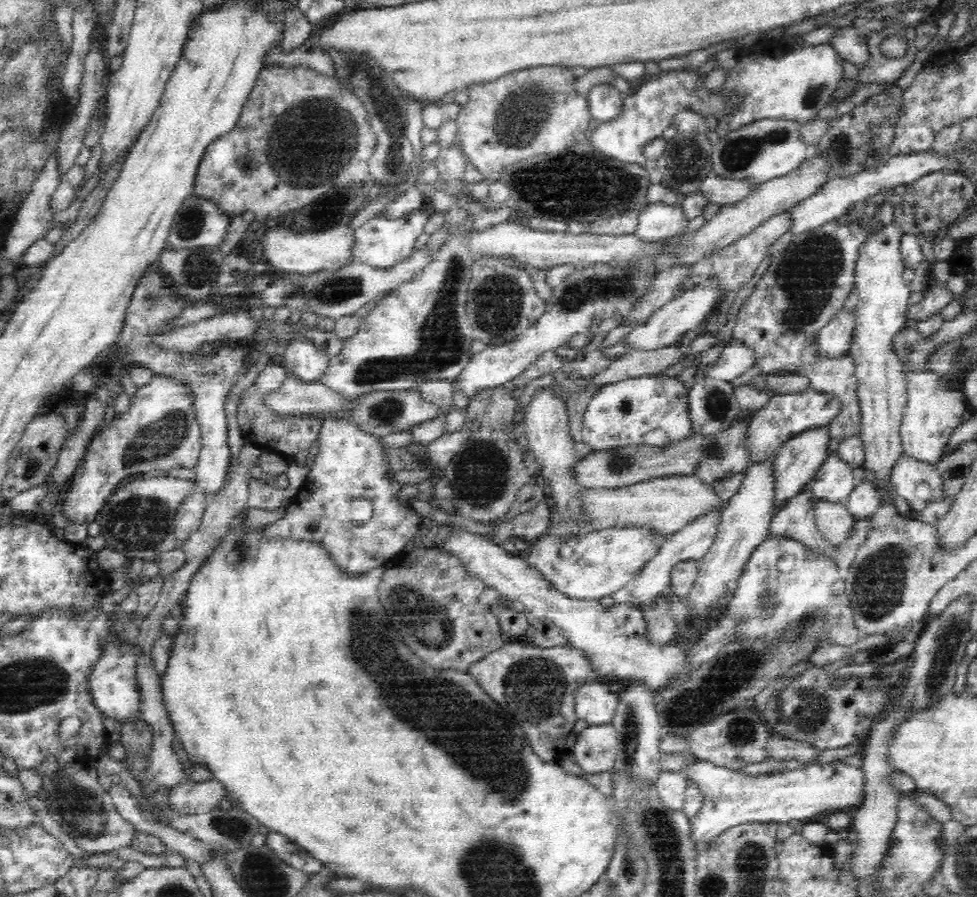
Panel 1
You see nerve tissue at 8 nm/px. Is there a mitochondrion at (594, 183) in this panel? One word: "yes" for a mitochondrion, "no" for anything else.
yes

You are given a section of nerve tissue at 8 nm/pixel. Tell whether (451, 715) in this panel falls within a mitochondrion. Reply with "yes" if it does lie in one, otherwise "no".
yes

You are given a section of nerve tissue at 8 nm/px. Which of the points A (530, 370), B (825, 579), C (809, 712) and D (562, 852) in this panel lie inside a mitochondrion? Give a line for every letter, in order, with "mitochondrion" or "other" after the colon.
A: other
B: other
C: mitochondrion
D: other

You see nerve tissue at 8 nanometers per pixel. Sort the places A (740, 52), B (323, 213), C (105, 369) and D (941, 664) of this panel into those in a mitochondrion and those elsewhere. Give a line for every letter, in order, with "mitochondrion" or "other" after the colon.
A: other
B: other
C: other
D: mitochondrion

